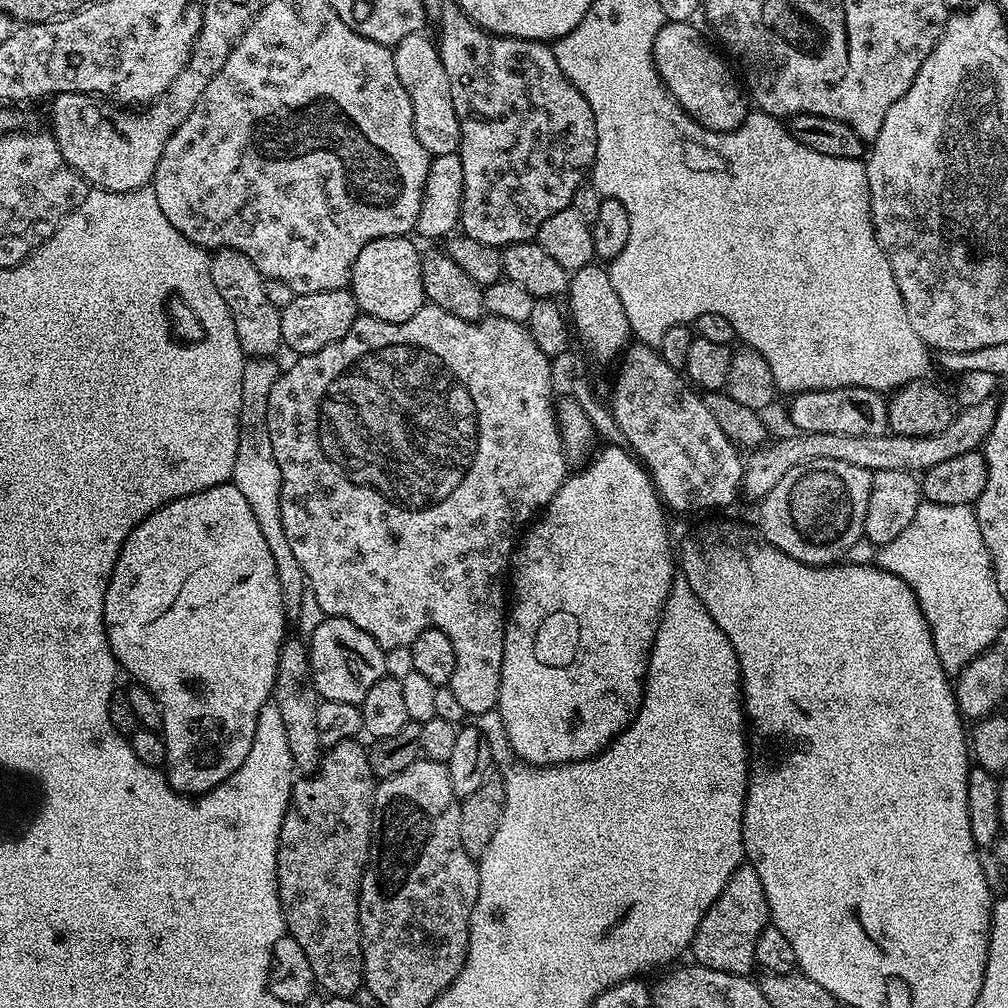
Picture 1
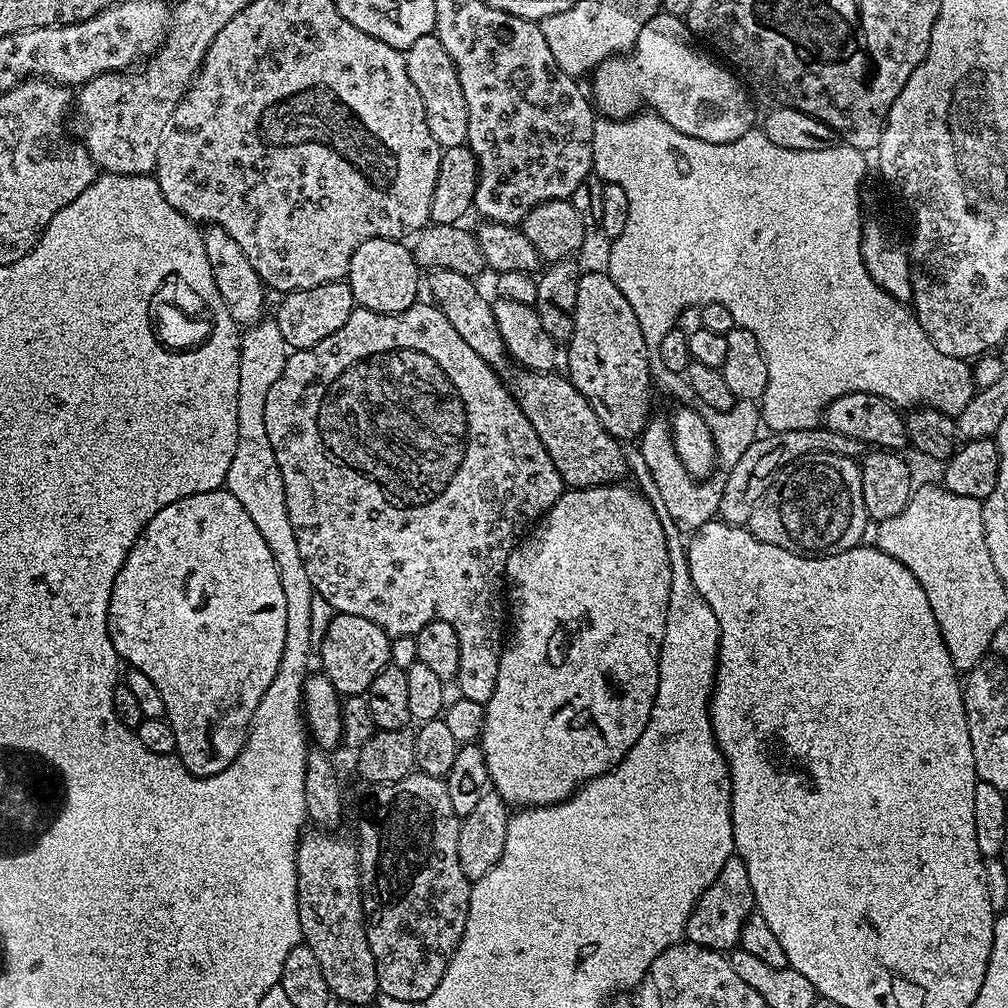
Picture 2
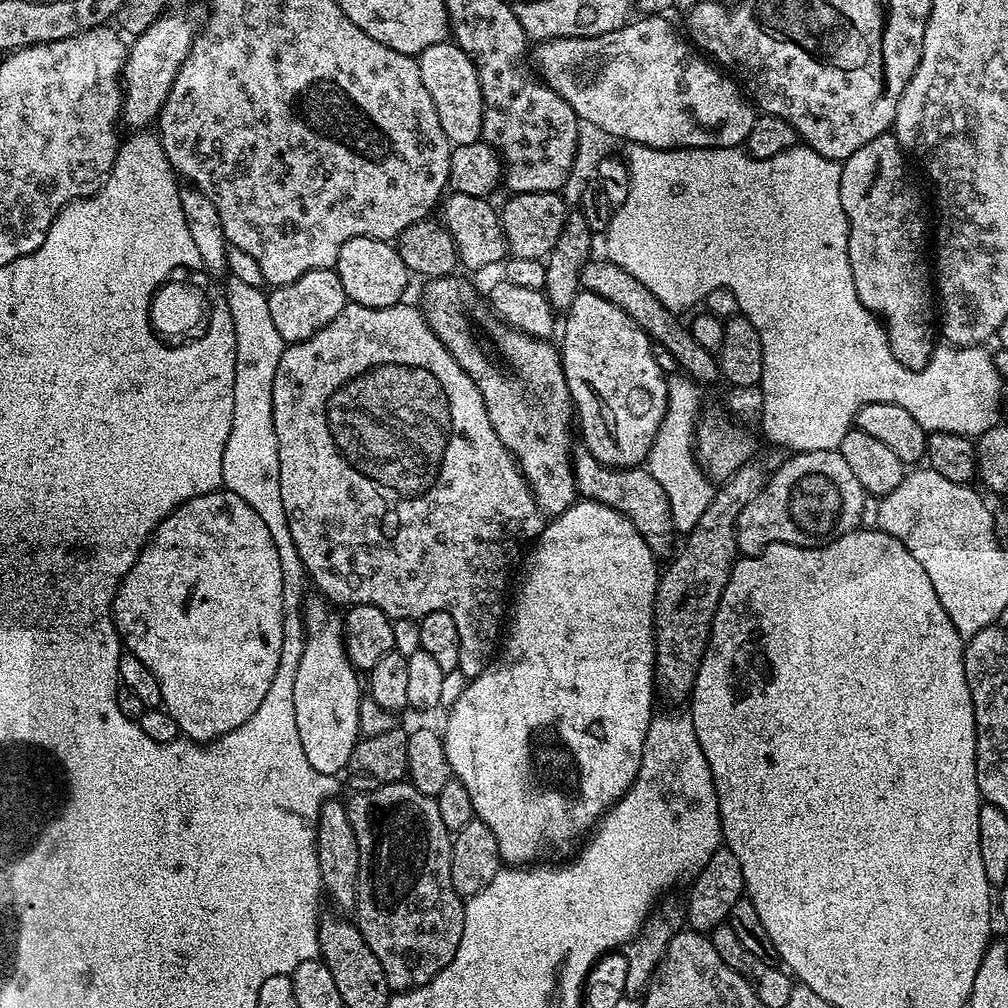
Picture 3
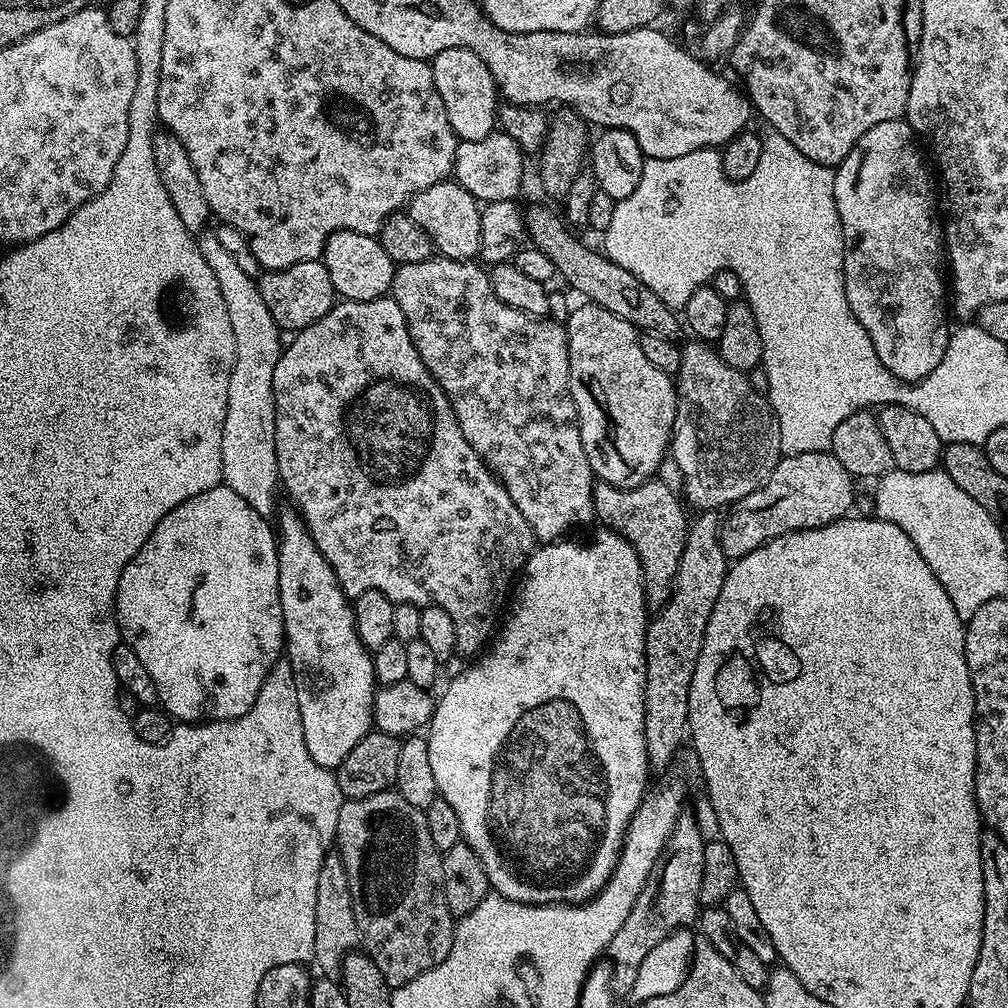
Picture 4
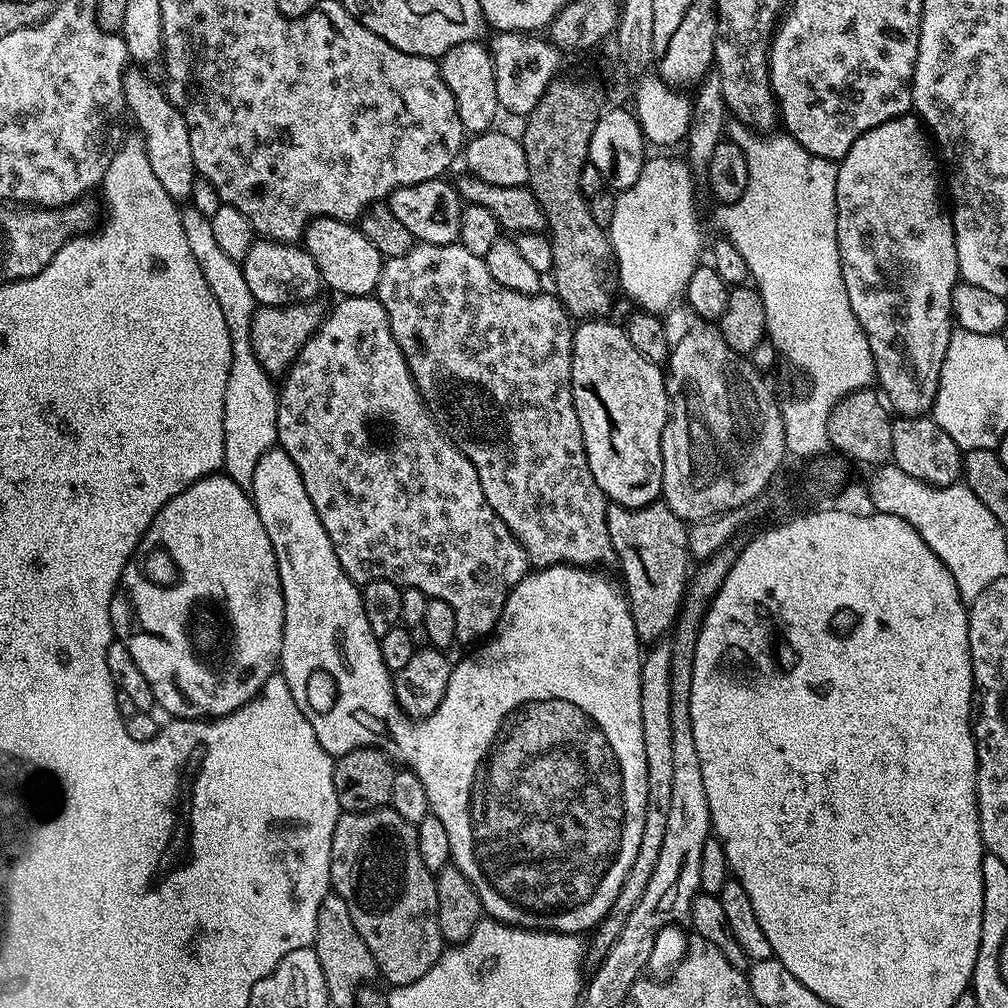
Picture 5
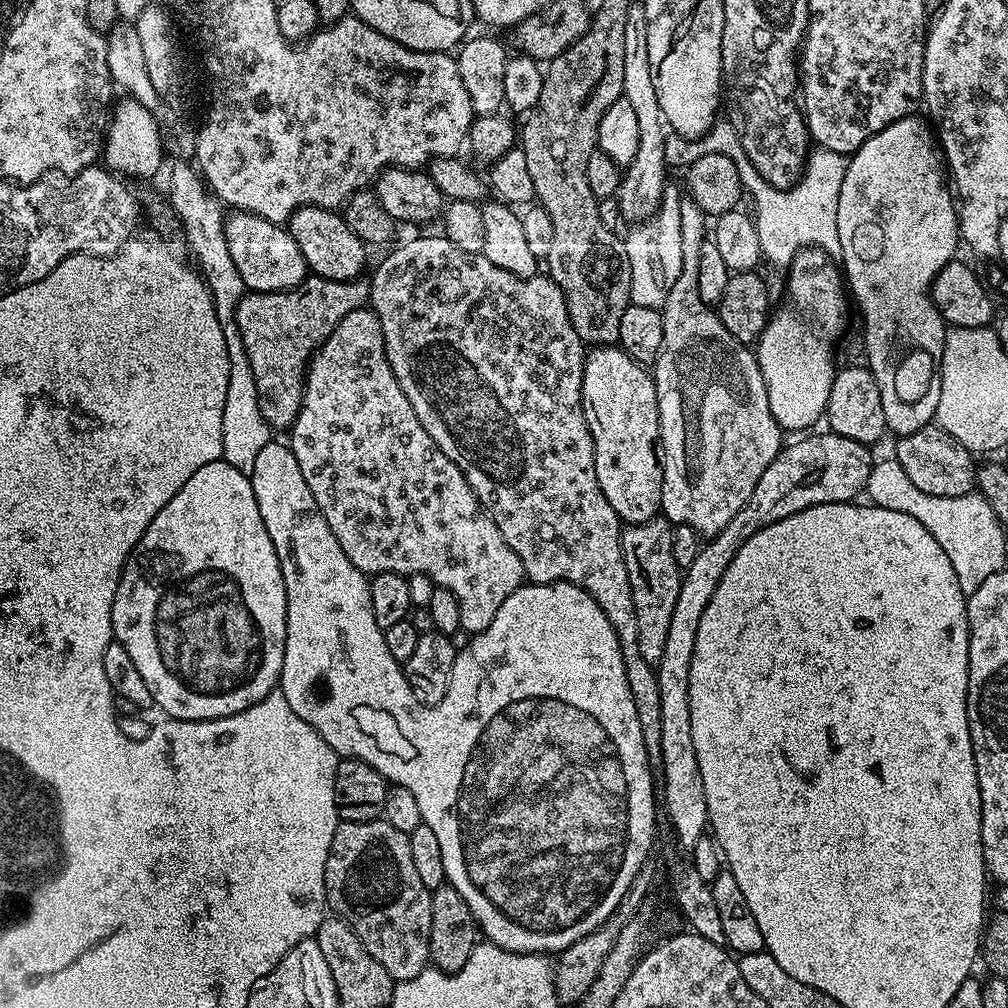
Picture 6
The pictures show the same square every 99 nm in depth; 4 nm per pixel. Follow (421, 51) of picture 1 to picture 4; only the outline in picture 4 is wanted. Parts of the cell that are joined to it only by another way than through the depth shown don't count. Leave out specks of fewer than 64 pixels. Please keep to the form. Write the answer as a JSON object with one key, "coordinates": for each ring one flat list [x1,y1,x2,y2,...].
{"coordinates":[[469,48,442,50,442,54,432,57,434,86,438,86,438,95,442,97,442,106,446,106,446,118,454,130,457,141,475,142,477,138,486,138,486,134,498,128,498,89,486,62]]}

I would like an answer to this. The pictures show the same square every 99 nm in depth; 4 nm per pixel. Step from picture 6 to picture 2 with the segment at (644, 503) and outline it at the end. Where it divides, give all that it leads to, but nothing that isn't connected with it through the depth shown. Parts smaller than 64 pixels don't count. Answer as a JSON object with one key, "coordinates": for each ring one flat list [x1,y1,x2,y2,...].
{"coordinates":[[585,271,578,282,578,306,574,314,574,334,566,341,568,348,568,369,566,375,577,390,590,402,594,414,598,414,598,422,610,435,621,442,639,437,650,423,648,411,652,408,654,387,648,365,646,342,642,326,638,326,638,318,634,318,634,310,630,310,630,302,614,286,607,271]]}

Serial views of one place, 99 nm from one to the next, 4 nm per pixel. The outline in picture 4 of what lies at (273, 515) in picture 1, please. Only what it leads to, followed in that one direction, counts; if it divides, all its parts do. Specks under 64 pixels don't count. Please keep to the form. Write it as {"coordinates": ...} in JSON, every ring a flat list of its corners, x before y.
{"coordinates":[[205,231,199,237,200,253,206,258,206,268,214,270,218,278,218,290,222,290,222,299,226,301,226,310,230,314,230,326,234,330,234,366,230,374,230,390,226,394,226,422,222,426,222,481,223,487,234,490,246,503,254,506,258,514,271,517,277,511,276,488,278,492,278,458,274,442,274,366,282,351,281,329,277,328,266,301,262,299,259,283,240,265,240,260,212,233]]}

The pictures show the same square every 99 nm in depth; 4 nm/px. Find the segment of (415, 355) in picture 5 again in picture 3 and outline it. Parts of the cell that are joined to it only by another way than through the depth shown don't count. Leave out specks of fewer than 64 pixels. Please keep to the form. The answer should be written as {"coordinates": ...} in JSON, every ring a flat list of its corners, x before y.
{"coordinates":[[459,275,439,276,436,280,428,280,424,288,424,304,422,311,430,330,434,330,439,347,447,355,458,362,458,366,470,377,482,396,485,410,488,411,490,426,498,434,502,446,514,457,520,466,520,472,532,487,532,493,536,499,536,505,545,517,551,518,561,516,570,505,575,504,578,499,574,474,572,473,572,432,574,436,574,405,572,395,566,386,566,374,564,364,560,360,560,353,555,343,548,340,539,340,537,336,531,336,520,332,516,328,499,326,492,332,492,340,500,351,502,359,508,363,512,373,503,376,498,369,492,365,492,360,480,349,472,328,468,325,468,307,472,304,472,288,464,280,459,280]]}

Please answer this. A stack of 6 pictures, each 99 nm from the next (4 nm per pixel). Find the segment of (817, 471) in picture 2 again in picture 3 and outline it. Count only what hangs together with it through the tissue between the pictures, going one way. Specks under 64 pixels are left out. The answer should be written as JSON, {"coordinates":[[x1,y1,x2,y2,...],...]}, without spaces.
{"coordinates":[[839,450,827,452,797,452,789,455,784,463,769,475,764,488,753,500,746,502,746,510,738,514,736,523,736,546,744,556,756,556,764,548,772,544,789,544,799,548,821,548,823,544,834,542,848,532,861,527,860,515,864,512,866,493,862,482,854,478,846,458,842,458]]}

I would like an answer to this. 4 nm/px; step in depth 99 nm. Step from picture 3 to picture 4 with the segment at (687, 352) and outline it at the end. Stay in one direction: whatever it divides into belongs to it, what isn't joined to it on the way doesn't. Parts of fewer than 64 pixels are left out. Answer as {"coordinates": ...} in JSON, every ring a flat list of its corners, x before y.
{"coordinates":[[536,204,532,209,526,212,526,236,530,241,531,247,542,250,542,254,546,254,546,258,550,258,550,262,554,262,557,273,573,288,576,292,581,292,583,299,590,304,597,304,606,310,610,310,610,314,618,314,618,318,622,318,626,322,630,322,637,330,644,334,653,336,661,336,667,340,676,340,679,337,682,320,673,309,666,306,666,302,662,302,662,298,658,298,658,294,654,294,654,290,650,290,650,286,646,286,646,282,642,282,638,278,634,278,634,274,630,274,630,270,622,270,622,266,618,266,618,262,614,262,609,256,604,255,603,251,587,248,576,235,573,229,559,215,556,216,544,204]]}

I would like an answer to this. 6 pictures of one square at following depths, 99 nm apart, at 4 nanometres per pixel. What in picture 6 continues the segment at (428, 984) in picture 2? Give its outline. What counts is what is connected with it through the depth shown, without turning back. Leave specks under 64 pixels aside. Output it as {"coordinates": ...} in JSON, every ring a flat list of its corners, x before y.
{"coordinates":[[382,818,366,822,346,820,335,825,330,854,324,859,324,895,327,907,346,921,354,934,358,934,358,938,362,938,362,946,374,954,375,960,382,962,386,974,390,974,393,981,418,978,418,974,429,967,432,894,433,889,422,886,422,878,414,867,414,853,410,851,407,832,394,830,394,826]]}

